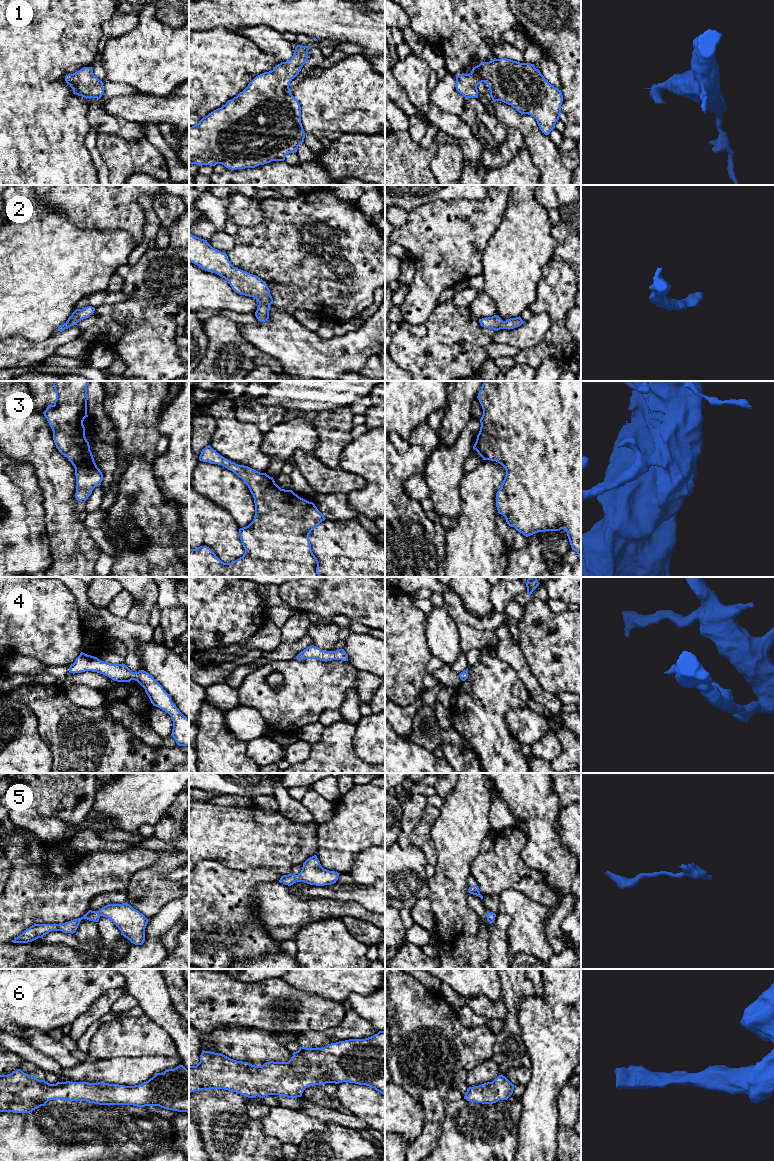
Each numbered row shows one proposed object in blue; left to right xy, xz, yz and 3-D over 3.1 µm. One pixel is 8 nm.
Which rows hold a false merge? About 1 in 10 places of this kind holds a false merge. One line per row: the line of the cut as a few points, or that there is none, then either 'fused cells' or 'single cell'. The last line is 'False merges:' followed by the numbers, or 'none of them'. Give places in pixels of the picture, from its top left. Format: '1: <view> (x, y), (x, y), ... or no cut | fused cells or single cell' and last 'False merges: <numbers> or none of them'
1: no cut | single cell
2: no cut | single cell
3: no cut | single cell
4: no cut | single cell
5: no cut | single cell
6: no cut | single cell
False merges: none of them

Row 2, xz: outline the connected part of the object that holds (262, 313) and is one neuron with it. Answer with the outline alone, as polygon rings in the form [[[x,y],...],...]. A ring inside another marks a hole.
[[[189,233],[189,261],[227,280],[236,293],[256,299],[259,302],[255,312],[256,318],[260,322],[268,321],[273,298],[265,281],[234,267],[225,252],[213,248],[207,240],[191,233]]]

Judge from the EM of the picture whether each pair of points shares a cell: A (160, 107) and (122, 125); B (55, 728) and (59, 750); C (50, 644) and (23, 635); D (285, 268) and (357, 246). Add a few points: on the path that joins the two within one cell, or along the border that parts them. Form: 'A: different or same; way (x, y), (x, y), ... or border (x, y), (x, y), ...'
A: different; border (108, 113), (142, 124)
B: same; way (59, 733), (59, 745)
C: same; way (43, 637), (41, 635), (30, 635)
D: same; way (306, 268), (348, 266)

